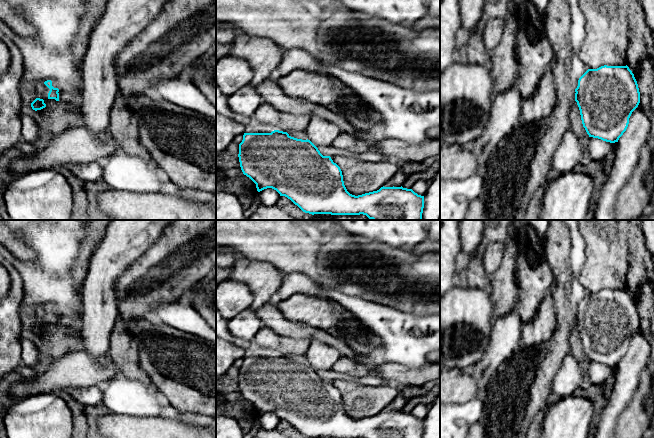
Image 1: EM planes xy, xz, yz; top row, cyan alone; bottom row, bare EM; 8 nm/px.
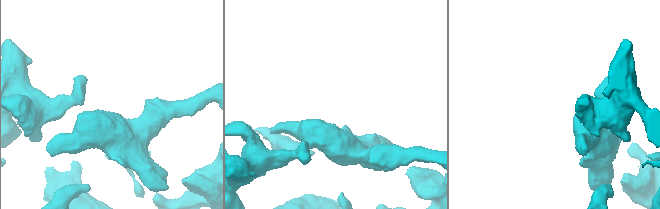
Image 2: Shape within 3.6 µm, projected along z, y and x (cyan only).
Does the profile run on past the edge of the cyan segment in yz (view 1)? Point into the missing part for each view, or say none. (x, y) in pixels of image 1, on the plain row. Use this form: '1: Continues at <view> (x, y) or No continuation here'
1: No continuation here

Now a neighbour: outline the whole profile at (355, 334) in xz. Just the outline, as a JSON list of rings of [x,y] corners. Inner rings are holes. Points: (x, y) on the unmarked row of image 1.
[[[298,293],[292,295],[288,299],[274,301],[286,319],[307,323],[313,327],[323,329],[331,336],[342,340],[358,354],[368,355],[381,345],[380,339],[365,324],[330,298],[310,297]]]

